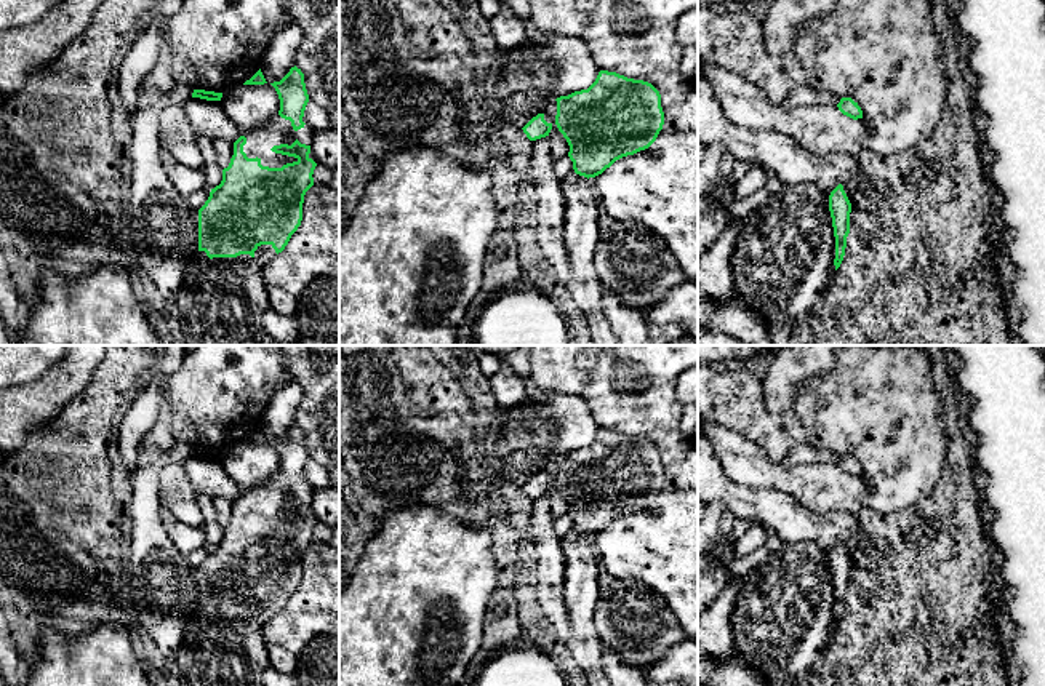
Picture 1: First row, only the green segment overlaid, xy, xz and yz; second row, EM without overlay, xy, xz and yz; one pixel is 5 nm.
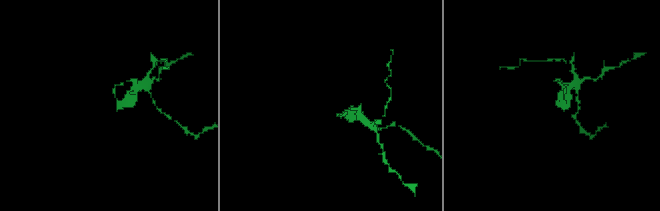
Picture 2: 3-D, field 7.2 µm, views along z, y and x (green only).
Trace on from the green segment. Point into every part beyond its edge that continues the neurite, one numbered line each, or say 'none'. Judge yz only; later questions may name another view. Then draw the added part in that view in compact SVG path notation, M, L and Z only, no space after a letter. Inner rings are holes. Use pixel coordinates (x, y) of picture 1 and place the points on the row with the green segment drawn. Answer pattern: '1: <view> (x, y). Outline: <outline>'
none

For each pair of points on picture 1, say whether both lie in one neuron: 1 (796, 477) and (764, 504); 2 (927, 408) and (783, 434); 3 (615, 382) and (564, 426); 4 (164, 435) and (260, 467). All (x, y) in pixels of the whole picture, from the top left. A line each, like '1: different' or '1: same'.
1: different
2: same
3: different
4: different

